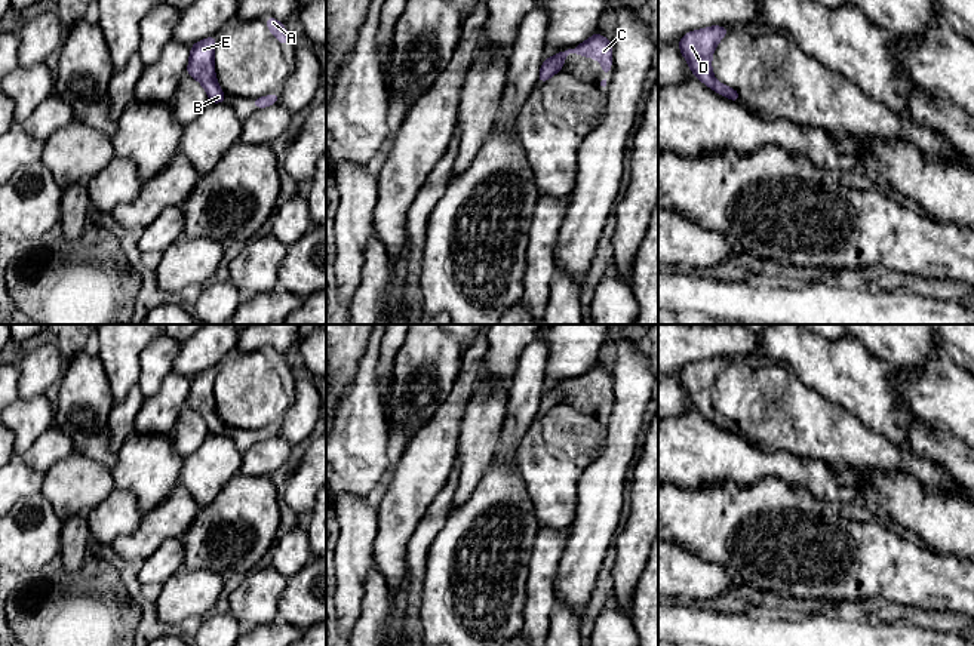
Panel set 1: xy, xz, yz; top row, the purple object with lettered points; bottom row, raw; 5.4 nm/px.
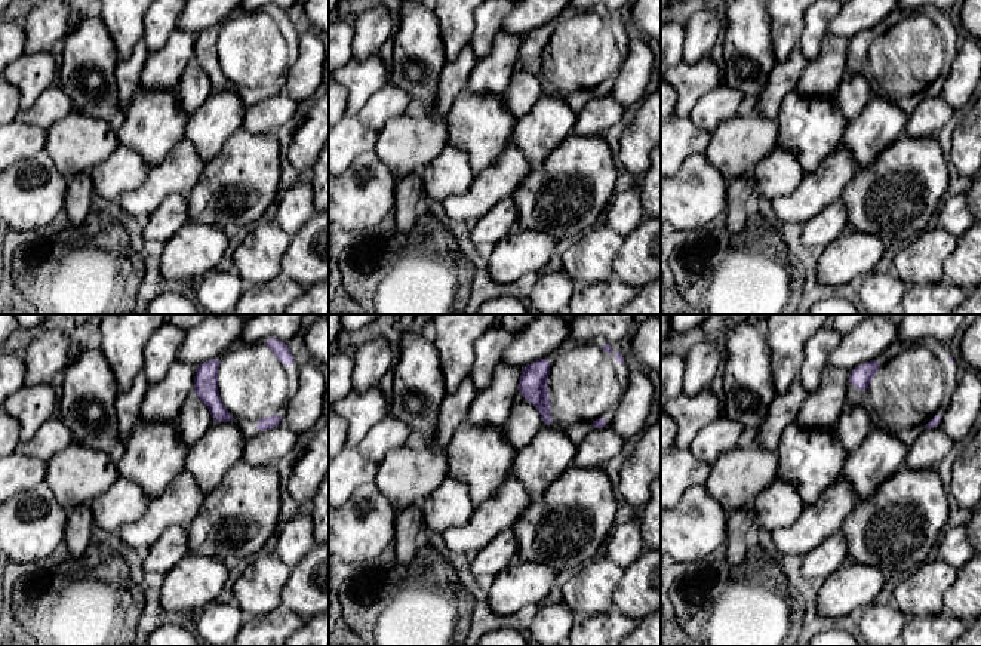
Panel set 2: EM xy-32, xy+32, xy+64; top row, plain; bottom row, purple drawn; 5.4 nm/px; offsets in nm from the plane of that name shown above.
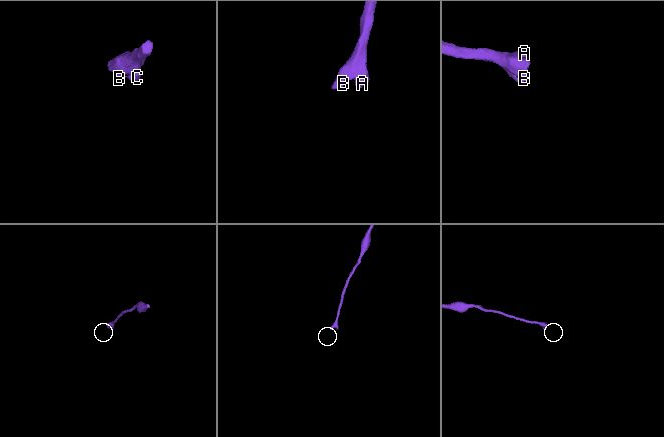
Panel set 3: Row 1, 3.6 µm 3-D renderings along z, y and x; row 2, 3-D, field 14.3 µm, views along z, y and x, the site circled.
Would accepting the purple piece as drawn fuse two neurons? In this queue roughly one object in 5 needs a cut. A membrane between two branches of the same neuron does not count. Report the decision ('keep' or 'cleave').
keep

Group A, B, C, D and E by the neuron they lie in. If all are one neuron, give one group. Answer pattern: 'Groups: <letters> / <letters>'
Groups: A B C D E

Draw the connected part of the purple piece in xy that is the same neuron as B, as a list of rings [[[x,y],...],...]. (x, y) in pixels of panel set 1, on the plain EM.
[[[211,367],[190,378],[191,384],[185,406],[205,419],[209,434],[221,436],[225,434],[225,427],[215,409],[215,373],[216,367]]]

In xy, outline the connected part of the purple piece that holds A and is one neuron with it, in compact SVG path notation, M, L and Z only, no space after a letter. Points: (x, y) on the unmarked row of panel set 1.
M268 348L265 351L265 357L271 363L271 366L277 370L279 375L282 375L282 376L291 376L292 375L292 369L285 362L283 354L277 353L273 348Z

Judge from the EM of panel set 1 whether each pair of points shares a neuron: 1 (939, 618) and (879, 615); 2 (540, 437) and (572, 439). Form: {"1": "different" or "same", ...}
{"1": "same", "2": "same"}

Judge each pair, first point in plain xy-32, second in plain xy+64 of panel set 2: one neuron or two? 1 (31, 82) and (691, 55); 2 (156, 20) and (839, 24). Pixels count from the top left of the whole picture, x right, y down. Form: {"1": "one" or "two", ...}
{"1": "two", "2": "two"}

